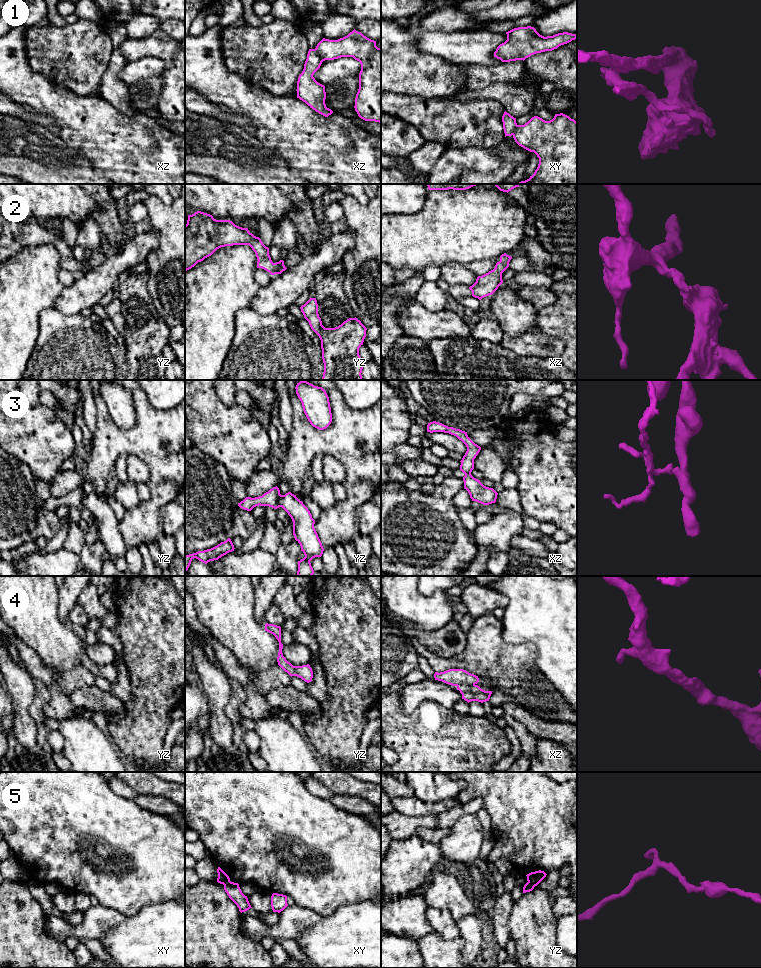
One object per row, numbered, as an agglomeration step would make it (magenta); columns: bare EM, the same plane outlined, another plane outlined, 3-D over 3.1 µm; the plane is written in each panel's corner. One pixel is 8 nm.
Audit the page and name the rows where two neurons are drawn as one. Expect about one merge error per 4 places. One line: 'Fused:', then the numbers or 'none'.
Fused: 1, 3, 5

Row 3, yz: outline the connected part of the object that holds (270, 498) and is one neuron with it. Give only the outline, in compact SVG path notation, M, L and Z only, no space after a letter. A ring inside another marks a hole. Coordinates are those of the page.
M273 487L268 492L264 493L262 496L251 498L246 497L243 501L238 503L238 506L244 510L251 511L256 506L269 506L274 509L279 508L279 498L280 498L280 490L279 488Z

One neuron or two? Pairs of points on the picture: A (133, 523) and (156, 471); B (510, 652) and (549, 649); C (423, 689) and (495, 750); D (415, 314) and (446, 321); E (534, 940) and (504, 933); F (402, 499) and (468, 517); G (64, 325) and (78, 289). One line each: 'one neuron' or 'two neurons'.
A: one neuron
B: two neurons
C: two neurons
D: one neuron
E: two neurons
F: two neurons
G: two neurons

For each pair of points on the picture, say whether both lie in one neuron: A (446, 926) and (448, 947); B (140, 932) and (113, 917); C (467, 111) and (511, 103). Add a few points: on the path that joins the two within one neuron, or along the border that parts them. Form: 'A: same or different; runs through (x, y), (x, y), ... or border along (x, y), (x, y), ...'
A: different; border along (433, 930), (446, 939), (460, 936)
B: different; border along (129, 917), (109, 929), (102, 936)
C: different; border along (479, 99), (494, 99), (505, 110)

